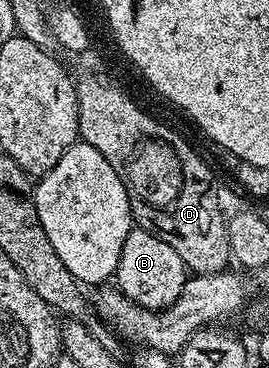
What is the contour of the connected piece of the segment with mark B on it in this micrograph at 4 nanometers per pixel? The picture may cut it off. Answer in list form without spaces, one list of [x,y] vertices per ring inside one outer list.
[[[132,228],[124,248],[120,248],[120,264],[116,275],[117,289],[121,290],[128,300],[141,306],[143,310],[169,310],[172,304],[182,295],[188,271],[184,260],[180,260],[176,248],[164,244],[149,228]]]

